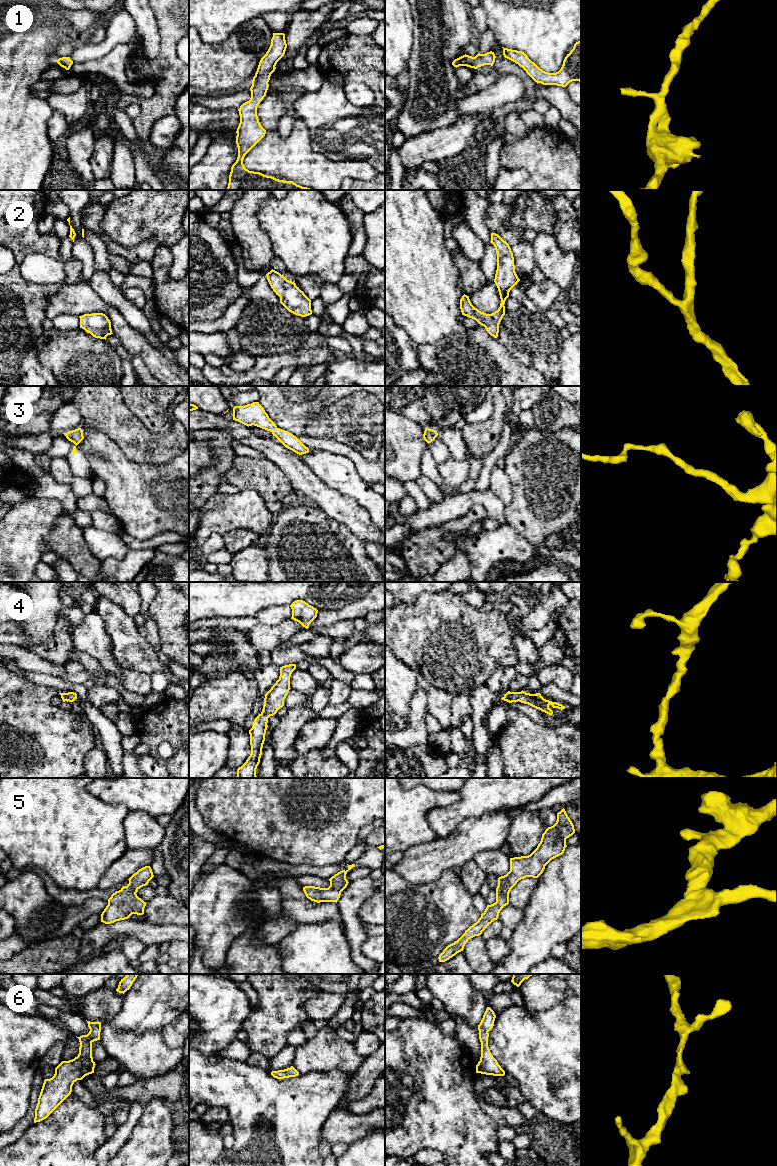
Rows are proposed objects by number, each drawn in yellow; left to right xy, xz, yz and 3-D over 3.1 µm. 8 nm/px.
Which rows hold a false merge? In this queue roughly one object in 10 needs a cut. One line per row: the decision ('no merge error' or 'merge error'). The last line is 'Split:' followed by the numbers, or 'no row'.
1: no merge error
2: no merge error
3: no merge error
4: no merge error
5: no merge error
6: no merge error
Split: no row

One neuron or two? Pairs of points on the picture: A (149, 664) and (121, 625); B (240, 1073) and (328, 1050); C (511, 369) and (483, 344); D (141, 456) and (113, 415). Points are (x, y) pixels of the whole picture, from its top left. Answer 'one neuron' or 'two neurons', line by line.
A: one neuron
B: two neurons
C: one neuron
D: one neuron

